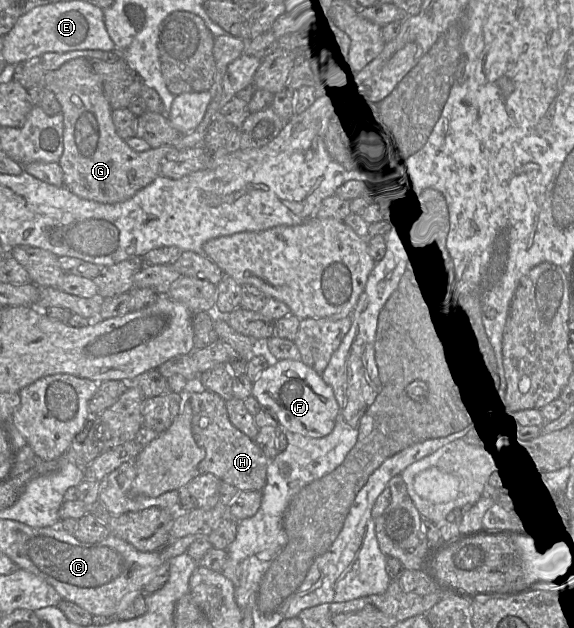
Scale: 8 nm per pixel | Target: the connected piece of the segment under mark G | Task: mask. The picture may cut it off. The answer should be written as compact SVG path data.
M72 59L60 68L46 72L43 85L55 94L64 117L64 151L58 162L63 171L63 186L80 198L114 204L130 199L160 175L161 159L175 146L168 144L144 152L136 152L128 146L115 130L112 108L104 95L100 76L91 66L91 59Z

